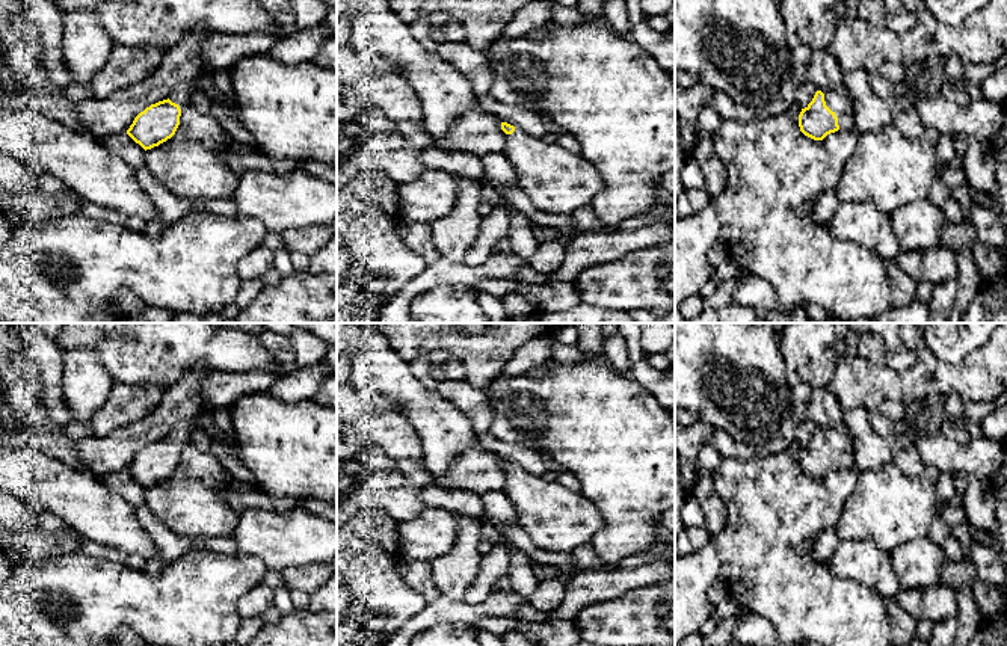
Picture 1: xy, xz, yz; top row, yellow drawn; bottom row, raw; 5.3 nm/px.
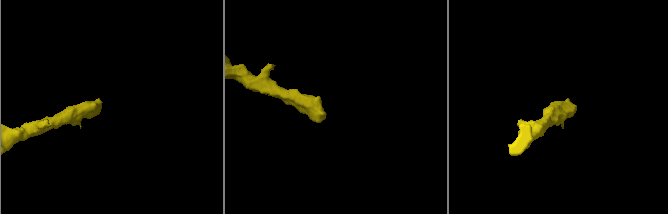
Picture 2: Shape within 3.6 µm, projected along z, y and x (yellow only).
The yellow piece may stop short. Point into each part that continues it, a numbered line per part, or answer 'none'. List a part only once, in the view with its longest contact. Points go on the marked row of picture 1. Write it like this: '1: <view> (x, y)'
1: yz (838, 100)

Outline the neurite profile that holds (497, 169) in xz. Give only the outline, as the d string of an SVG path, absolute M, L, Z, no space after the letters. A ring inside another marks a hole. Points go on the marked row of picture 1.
M503 152L483 155L480 162L483 166L483 184L494 189L518 184L518 172Z

